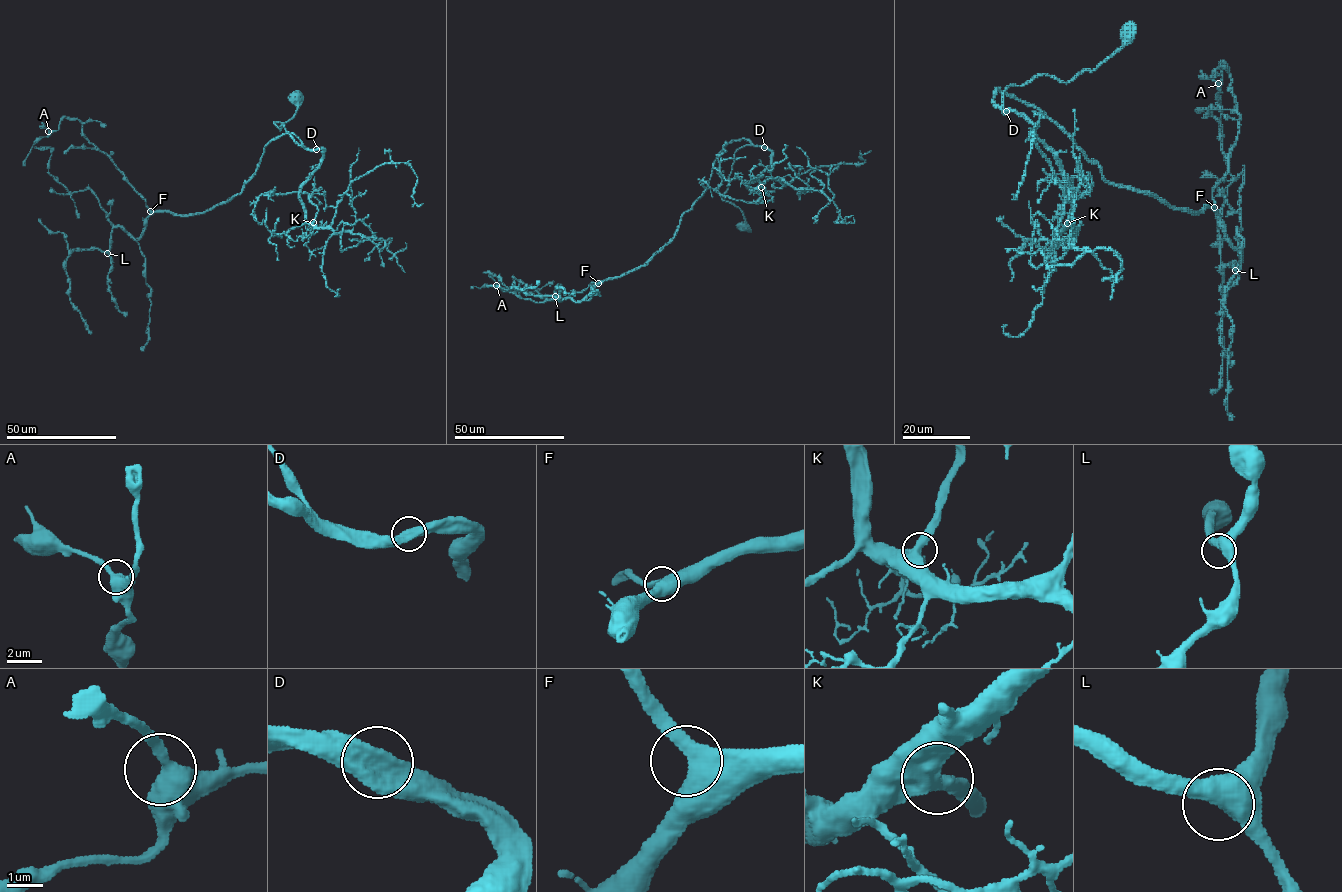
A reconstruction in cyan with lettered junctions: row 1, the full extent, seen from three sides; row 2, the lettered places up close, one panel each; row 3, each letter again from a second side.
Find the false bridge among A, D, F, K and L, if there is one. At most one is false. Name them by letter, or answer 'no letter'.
no letter

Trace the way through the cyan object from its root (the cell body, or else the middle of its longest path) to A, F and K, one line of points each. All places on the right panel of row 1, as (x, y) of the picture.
A: (1125, 33), (995, 105), (1199, 212), (1239, 132), (1223, 62), (1218, 83)
F: (1125, 33), (1093, 71), (1036, 75), (995, 105), (996, 88), (1040, 109), (1112, 184), (1190, 212), (1214, 207)
K: (1125, 33), (1093, 71), (1067, 82), (1036, 75), (1002, 94), (1005, 111), (1034, 126), (1063, 172), (1067, 223)

